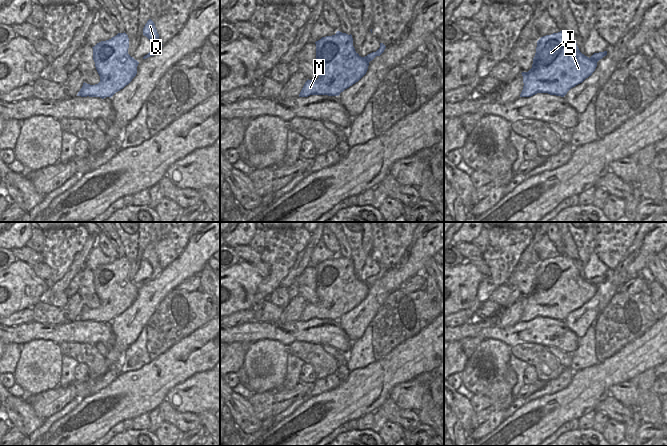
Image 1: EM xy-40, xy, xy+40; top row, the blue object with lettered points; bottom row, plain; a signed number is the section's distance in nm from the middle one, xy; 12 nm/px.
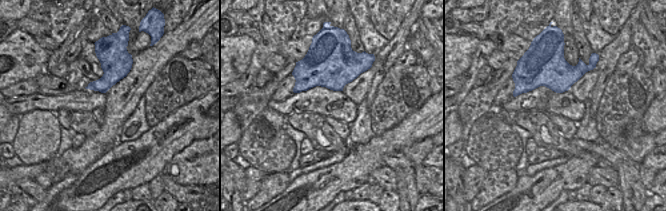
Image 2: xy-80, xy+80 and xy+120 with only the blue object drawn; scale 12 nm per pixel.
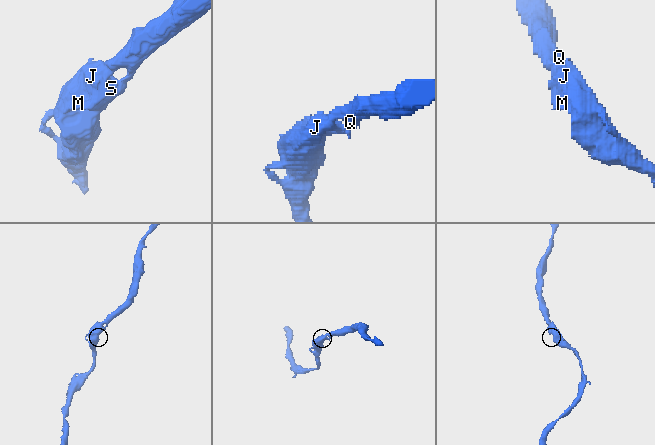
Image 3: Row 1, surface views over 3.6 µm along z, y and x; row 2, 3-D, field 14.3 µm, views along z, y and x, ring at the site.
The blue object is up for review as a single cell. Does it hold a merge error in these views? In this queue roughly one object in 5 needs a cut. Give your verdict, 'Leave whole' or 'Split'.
Leave whole.

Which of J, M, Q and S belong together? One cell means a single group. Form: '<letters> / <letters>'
J M Q S

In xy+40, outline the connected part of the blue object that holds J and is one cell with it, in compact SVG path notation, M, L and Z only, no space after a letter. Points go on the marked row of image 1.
M564 30L543 36L537 41L532 68L521 73L524 86L520 97L531 97L537 93L564 97L571 88L591 76L597 62L606 55L607 51L594 53L590 58L585 56L580 52L573 36Z

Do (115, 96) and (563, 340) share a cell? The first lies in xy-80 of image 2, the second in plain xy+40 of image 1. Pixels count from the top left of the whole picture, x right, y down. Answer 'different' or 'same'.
different

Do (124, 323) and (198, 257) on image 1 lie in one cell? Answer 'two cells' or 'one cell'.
one cell

